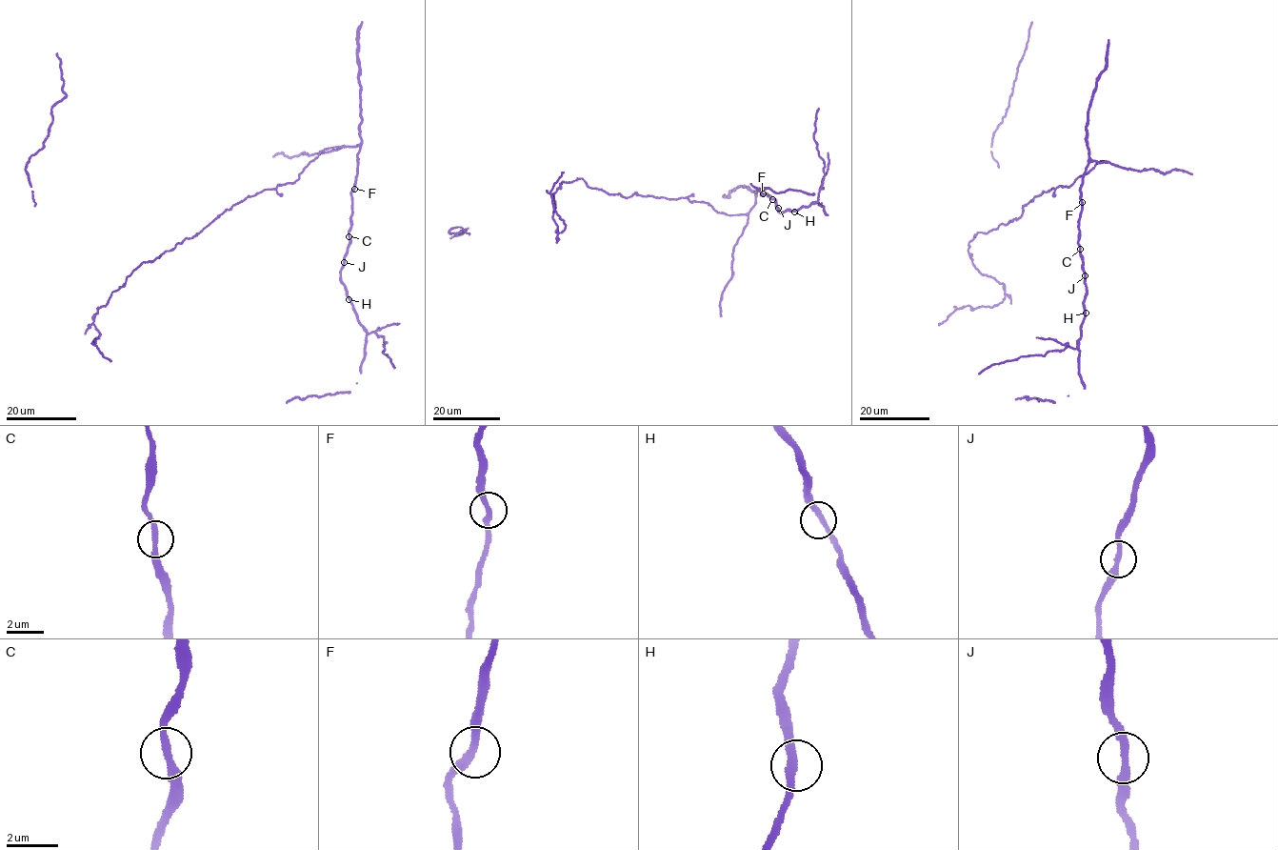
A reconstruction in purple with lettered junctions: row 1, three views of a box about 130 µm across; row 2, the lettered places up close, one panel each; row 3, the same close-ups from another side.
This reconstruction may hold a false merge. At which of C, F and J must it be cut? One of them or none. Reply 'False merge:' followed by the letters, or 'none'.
False merge: none

